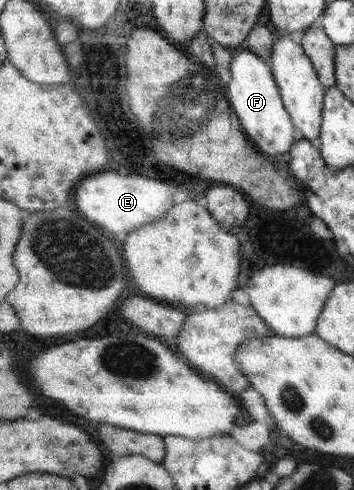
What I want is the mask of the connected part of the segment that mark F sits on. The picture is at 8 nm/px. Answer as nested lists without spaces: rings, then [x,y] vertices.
[[[240,45],[230,58],[229,71],[230,81],[227,83],[226,99],[232,101],[230,107],[240,119],[239,126],[244,135],[268,157],[286,153],[294,142],[294,127],[282,105],[270,67],[244,45]]]

